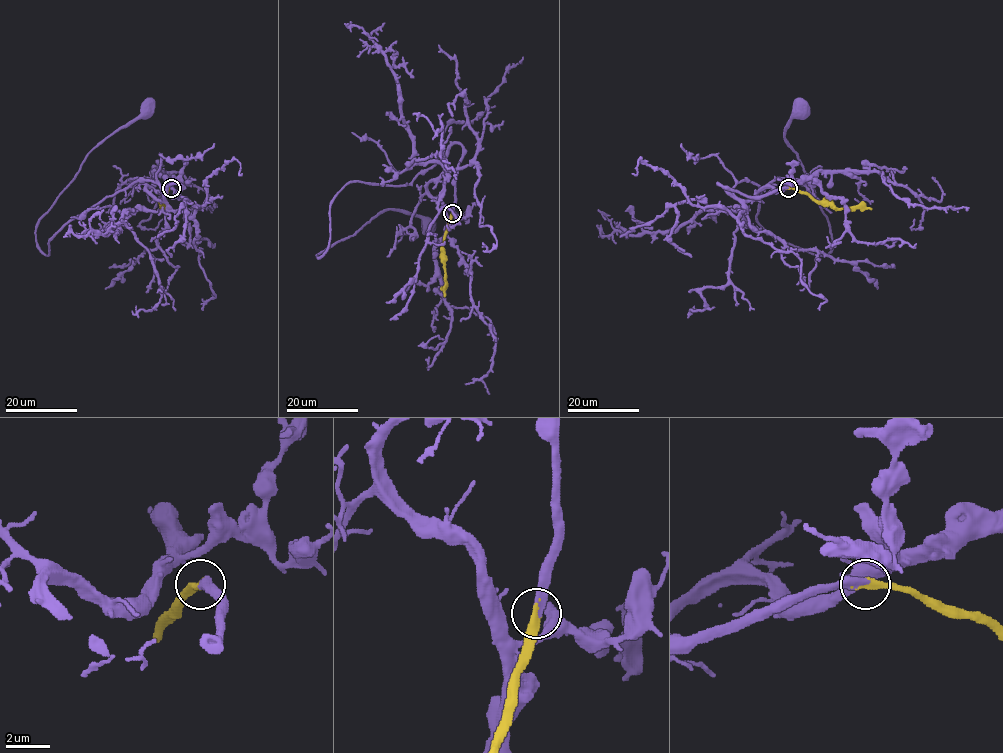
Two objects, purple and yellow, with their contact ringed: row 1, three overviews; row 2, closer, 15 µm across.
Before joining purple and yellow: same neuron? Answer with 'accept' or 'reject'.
accept

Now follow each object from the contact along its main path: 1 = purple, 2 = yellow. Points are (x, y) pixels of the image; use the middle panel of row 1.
1: (451, 213), (459, 143), (408, 184), (349, 182), (330, 205), (327, 250), (317, 256), (387, 209), (430, 226)
2: (451, 213), (442, 245), (444, 296)

